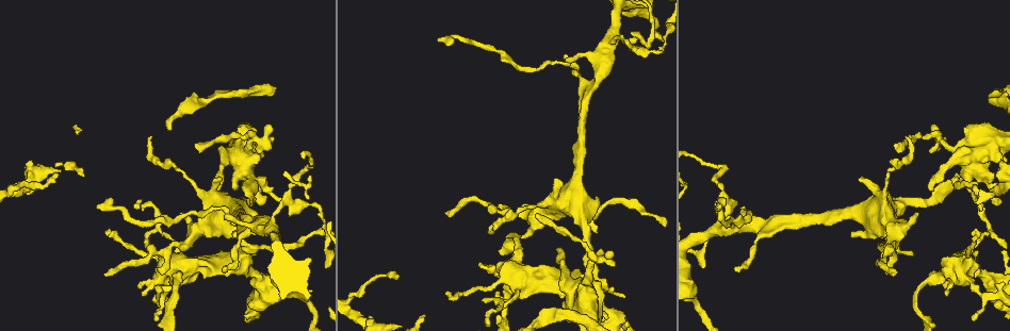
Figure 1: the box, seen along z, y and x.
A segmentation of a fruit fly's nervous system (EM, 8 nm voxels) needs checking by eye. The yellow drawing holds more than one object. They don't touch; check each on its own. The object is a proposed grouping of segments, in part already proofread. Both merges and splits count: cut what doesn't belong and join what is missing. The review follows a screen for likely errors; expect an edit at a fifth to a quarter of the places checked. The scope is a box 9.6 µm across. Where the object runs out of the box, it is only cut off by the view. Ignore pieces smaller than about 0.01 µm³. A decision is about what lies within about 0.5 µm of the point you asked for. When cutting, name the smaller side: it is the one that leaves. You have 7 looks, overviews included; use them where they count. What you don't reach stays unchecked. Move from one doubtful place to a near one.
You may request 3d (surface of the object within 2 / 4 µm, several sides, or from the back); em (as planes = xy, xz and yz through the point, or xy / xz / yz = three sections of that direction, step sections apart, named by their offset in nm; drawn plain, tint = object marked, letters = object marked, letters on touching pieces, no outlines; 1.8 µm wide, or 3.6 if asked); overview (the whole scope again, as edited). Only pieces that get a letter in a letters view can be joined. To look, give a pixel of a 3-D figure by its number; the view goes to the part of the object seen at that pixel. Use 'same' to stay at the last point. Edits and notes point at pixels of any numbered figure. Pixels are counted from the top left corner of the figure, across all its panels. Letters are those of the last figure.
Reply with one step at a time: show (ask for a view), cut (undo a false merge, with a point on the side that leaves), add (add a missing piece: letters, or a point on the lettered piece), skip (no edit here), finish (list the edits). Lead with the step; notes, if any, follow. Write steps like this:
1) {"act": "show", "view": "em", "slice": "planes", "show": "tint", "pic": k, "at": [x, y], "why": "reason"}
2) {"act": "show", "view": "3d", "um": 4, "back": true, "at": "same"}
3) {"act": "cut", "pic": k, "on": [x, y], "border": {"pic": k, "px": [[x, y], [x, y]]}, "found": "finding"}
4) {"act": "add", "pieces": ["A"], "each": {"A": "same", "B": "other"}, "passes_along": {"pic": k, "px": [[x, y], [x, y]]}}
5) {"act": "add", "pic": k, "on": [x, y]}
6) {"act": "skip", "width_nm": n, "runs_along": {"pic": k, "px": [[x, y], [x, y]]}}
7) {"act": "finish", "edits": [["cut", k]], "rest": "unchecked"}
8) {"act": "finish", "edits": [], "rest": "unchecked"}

{"act": "show", "view": "3d", "um": 4, "pic": 1, "at": [482, 265], "why": "an open end"}

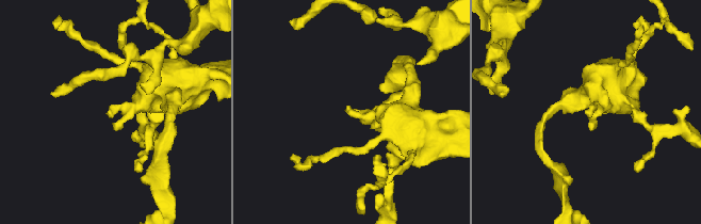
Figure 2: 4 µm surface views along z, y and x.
{"act": "show", "view": "em", "slice": "planes", "show": "letters", "pic": 2, "at": [347, 111]}

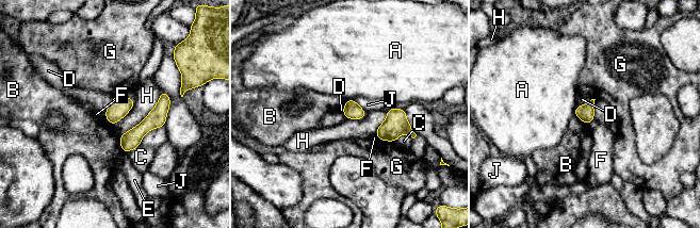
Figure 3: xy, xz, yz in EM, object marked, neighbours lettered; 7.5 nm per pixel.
{"act": "skip", "each": {"A": "other", "B": "other", "C": "other", "D": "other", "E": "other", "F": "other", "G": "other", "H": "other", "J": "other"}, "border": {"pic": 3, "px": [[103, 112], [109, 121]]}, "found": "none of them fits"}

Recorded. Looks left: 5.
{"act": "show", "view": "3d", "um": 2, "pic": 1, "at": [988, 232], "why": "sudden change in width"}

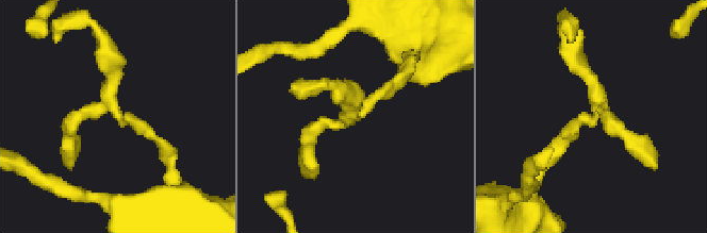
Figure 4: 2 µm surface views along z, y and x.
{"act": "show", "view": "em", "slice": "planes", "show": "letters", "pic": 4, "at": [594, 104], "why": "need the tissue"}

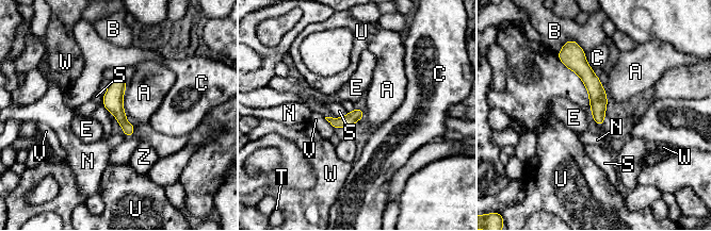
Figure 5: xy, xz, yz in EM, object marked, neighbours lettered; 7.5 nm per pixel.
{"act": "skip", "longest_contact_nm": ["U", 460], "each": {"A": "other", "B": "other", "C": "other", "E": "other", "N": "other", "S": "other", "T": "other", "U": "other", "V": "other", "W": "other", "Z": "other"}, "border": {"pic": 5, "px": [[127, 83], [123, 99], [126, 116]]}, "found": "all the same neuron"}

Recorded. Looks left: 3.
{"act": "show", "view": "3d", "um": 4, "pic": 1, "at": [728, 202], "why": "two arms in line, one across"}

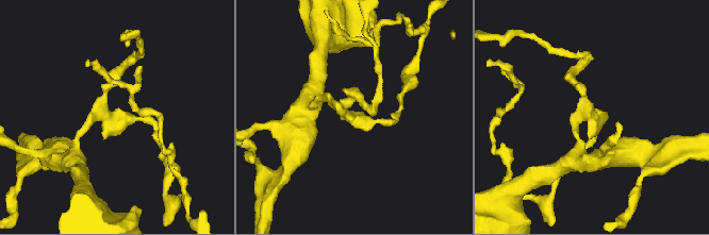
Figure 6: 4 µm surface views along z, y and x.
{"act": "show", "view": "em", "um": 3.6, "slice": "xz", "step": 8, "show": "letters", "pic": 6, "at": [588, 114], "arms": 3, "why": "now the EM"}

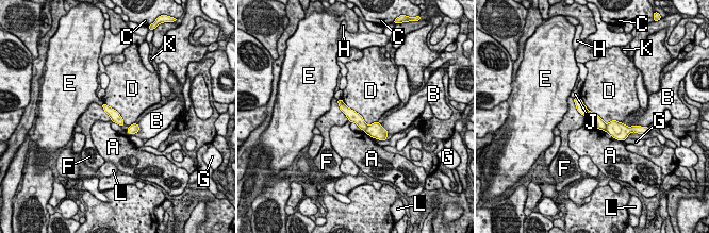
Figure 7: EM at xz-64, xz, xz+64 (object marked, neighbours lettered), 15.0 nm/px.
{"act": "cut", "pic": 7, "on": [619, 131], "width_nm": 160, "each": {"A": "other", "B": "other", "C": "other", "D": "other", "E": "other", "F": "other", "G": "other", "H": "other", "J": "other", "K": "other", "L": "other"}, "border": {"pic": 7, "px": [[606, 125], [604, 130]]}, "found": "a second neuron is stuck on"}

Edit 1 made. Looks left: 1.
{"act": "finish", "edits": [["cut", 7]], "rest": "unchecked"}

